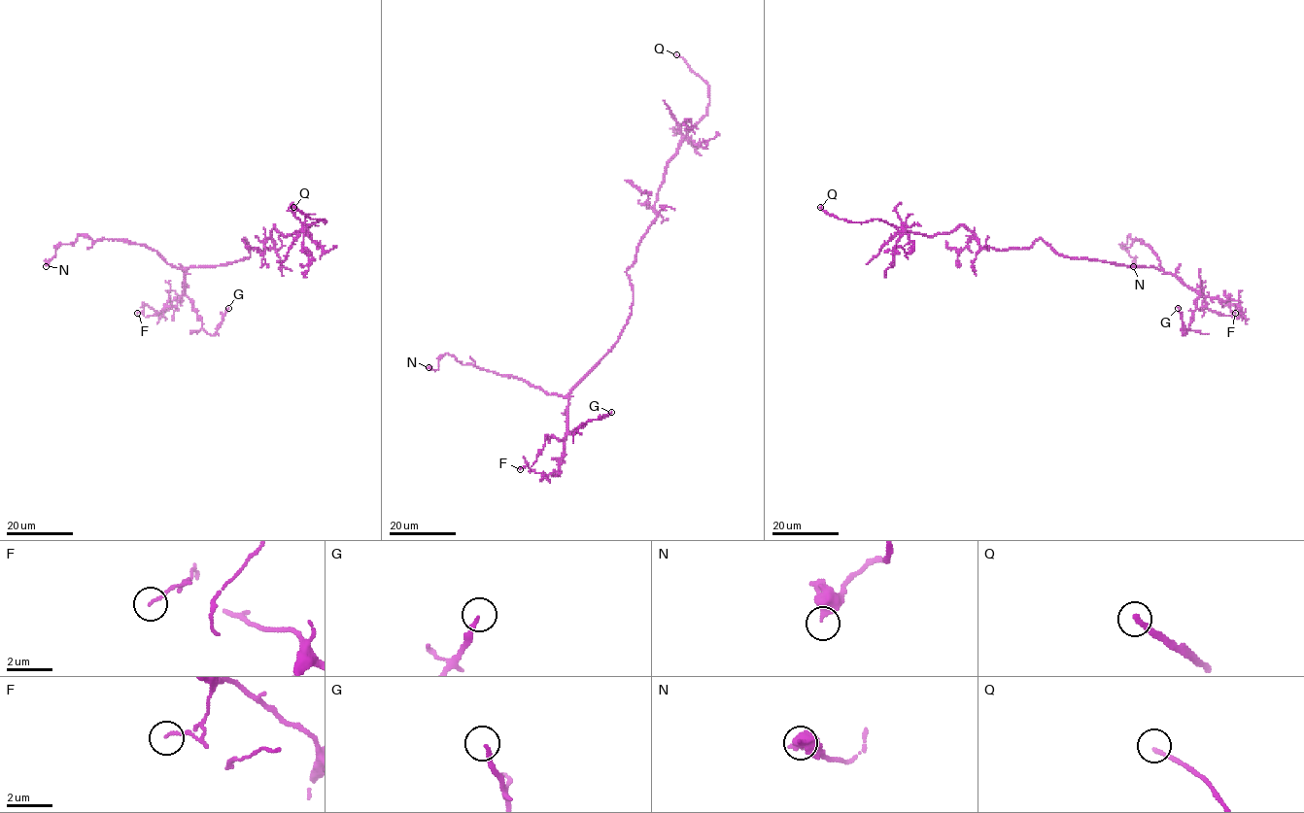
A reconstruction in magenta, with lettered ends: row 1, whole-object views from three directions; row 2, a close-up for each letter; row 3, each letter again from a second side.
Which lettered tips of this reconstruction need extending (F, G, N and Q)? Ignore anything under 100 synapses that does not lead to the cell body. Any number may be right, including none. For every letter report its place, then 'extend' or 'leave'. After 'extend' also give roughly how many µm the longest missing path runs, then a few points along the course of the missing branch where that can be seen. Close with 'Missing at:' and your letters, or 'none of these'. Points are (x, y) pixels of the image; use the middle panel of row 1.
F: (520, 469) | leave
G: (611, 412) | leave
N: (428, 367) | leave
Q: (676, 54) | extend | 30 µm | (676, 54), (650, 40), (627, 37), (609, 19)
Missing at: Q

